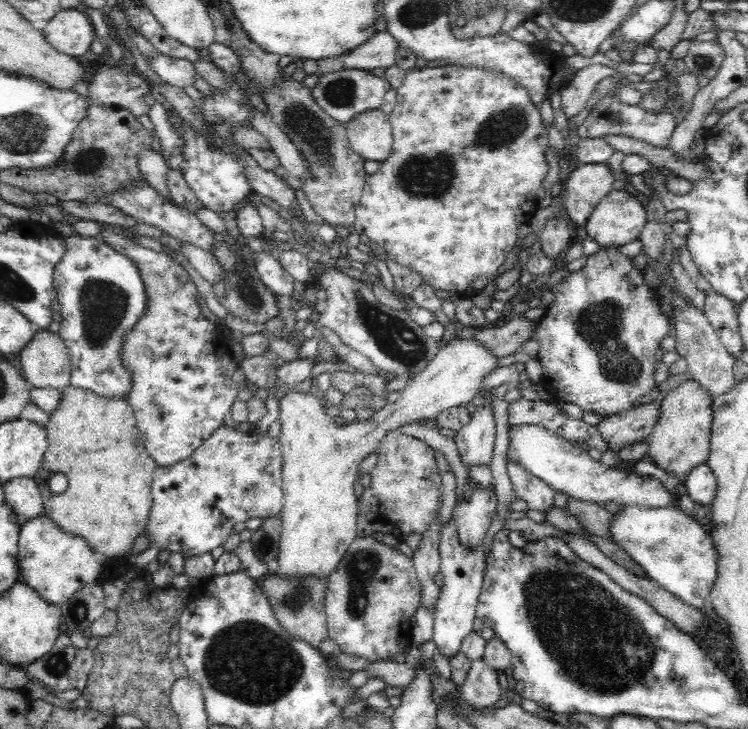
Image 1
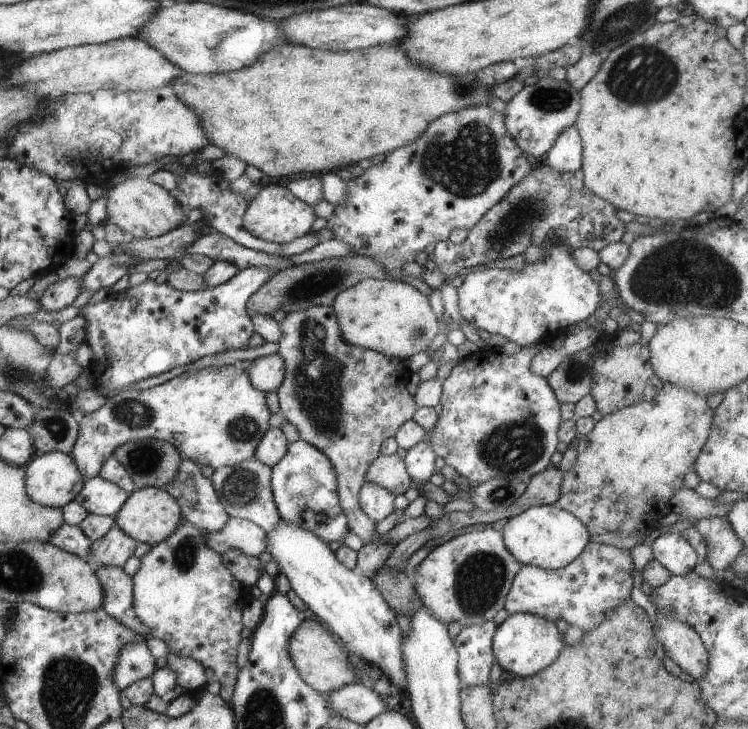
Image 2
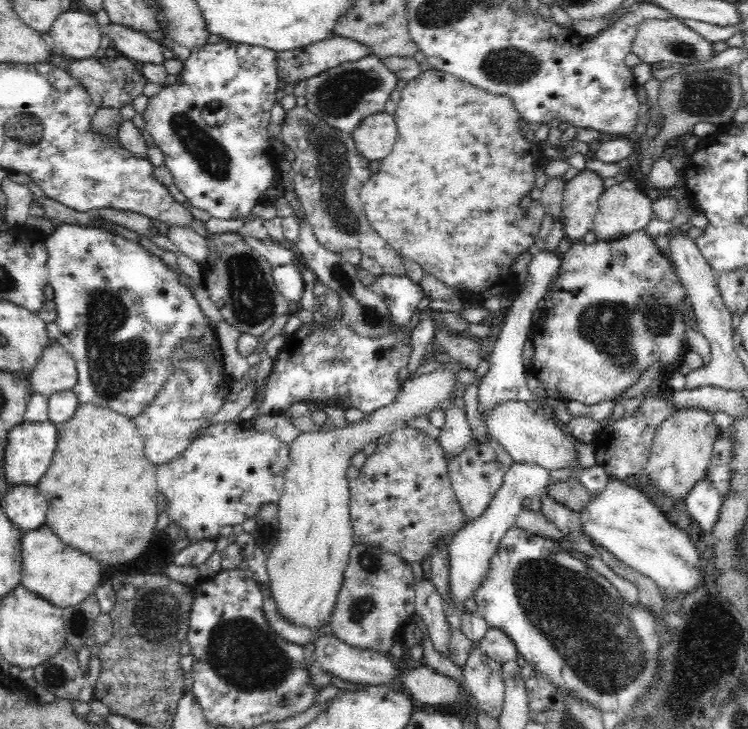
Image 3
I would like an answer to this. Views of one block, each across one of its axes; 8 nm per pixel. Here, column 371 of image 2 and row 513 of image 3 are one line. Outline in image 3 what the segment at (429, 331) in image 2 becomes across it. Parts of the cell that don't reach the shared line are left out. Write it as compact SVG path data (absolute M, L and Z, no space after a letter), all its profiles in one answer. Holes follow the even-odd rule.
M449 361L418 378L406 378L392 404L378 408L342 429L324 430L320 427L300 432L288 445L283 494L277 505L279 537L266 560L269 574L266 588L284 618L312 629L329 622L335 596L343 581L345 564L355 543L349 510L351 490L346 477L352 458L362 451L369 452L369 443L373 440L406 429L420 416L431 416L434 410L441 408L441 404L454 401L459 391L465 388L457 376L465 369L467 366L463 362Z

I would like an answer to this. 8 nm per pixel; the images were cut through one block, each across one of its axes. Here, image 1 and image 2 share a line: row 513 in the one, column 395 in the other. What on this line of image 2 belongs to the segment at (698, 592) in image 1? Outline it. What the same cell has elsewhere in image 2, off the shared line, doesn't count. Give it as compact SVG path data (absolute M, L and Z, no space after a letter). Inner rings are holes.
M281 518L272 530L266 532L264 542L265 551L278 566L278 573L289 581L291 590L305 607L331 628L334 637L341 639L340 644L346 652L377 666L389 682L404 690L406 681L400 654L402 632L393 610L385 603L372 580L344 568L326 541Z

